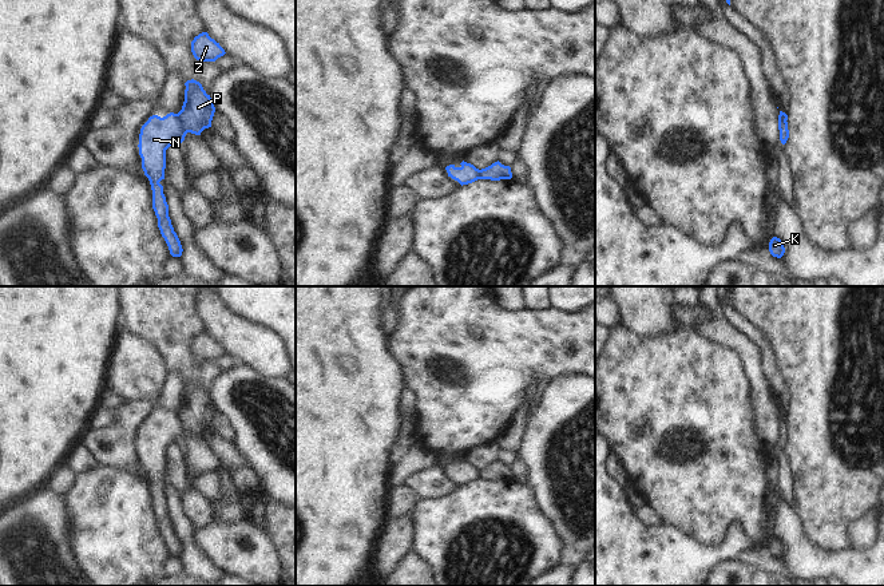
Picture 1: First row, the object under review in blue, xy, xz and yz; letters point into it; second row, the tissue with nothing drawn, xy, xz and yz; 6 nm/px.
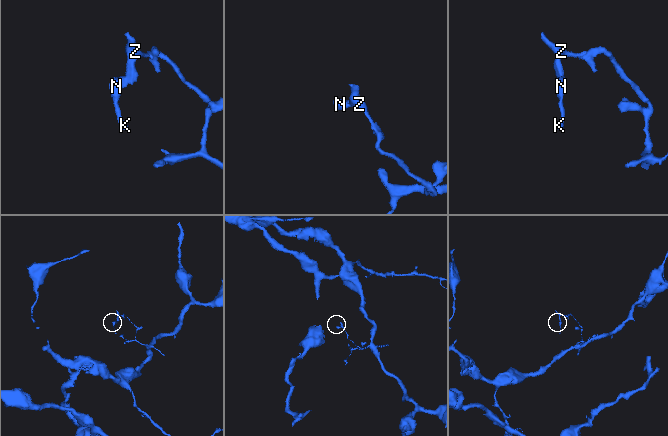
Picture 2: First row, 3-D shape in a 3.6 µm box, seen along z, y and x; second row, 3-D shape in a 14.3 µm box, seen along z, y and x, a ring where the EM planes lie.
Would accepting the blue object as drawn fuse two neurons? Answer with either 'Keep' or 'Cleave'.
Cleave.

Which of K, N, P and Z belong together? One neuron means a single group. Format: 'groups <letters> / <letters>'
groups K N / P Z

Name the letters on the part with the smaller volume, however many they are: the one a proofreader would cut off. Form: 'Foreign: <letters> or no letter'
Foreign: K, N.

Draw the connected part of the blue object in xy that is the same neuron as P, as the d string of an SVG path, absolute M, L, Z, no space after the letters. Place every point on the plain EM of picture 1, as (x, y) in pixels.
M191 379L185 385L185 401L178 412L182 429L201 435L205 428L211 427L215 407L199 381Z

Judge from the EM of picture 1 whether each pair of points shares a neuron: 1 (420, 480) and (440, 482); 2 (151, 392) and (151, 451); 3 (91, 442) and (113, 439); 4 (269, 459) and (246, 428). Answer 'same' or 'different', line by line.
1: same
2: same
3: same
4: same

